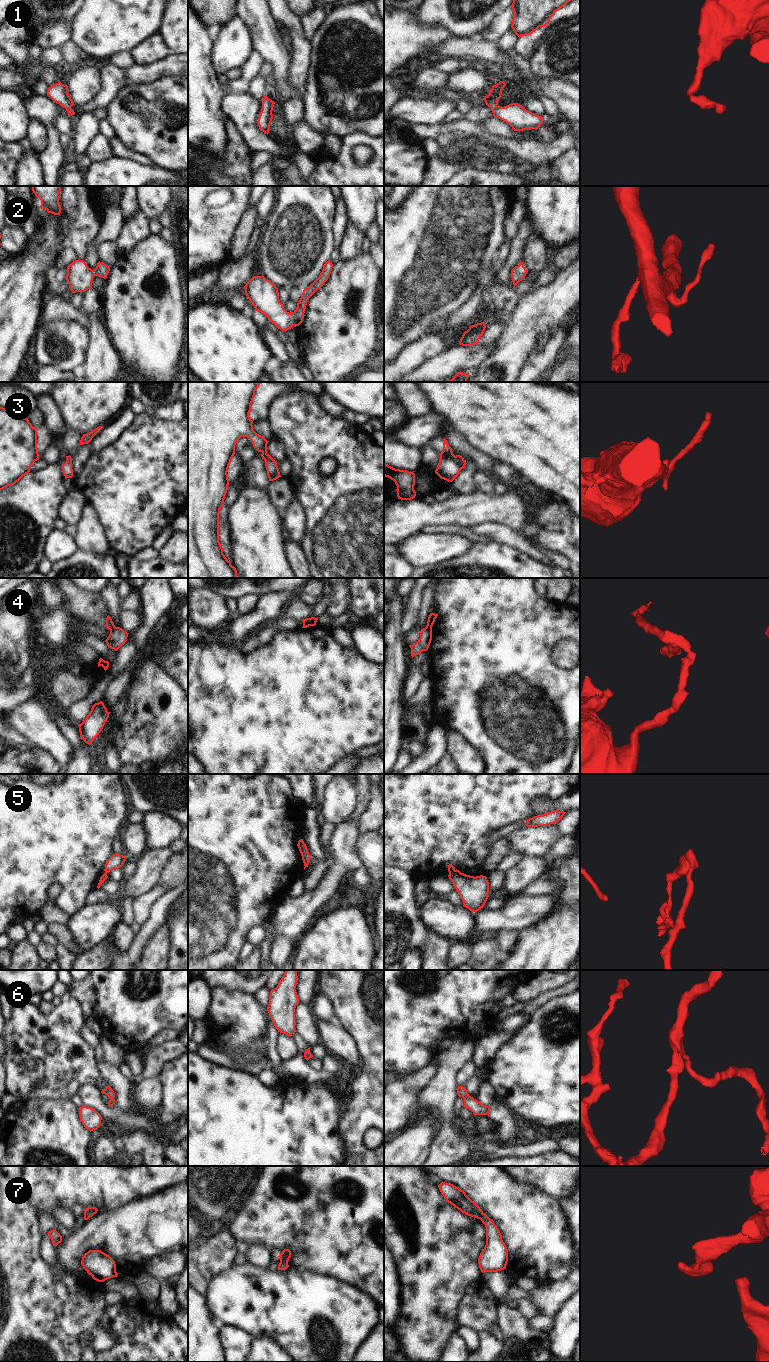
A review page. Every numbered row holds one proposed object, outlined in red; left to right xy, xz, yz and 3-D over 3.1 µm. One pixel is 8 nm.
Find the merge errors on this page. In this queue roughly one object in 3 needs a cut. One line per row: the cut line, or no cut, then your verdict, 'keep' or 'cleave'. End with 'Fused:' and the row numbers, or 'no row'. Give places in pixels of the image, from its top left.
1: cut none; keep
2: cut none; keep
3: cut yz (454, 456), (454, 460), (460, 469); cleave
4: cut yz (426, 626), (431, 628); cleave
5: cut yz (454, 869), (449, 874); cleave
6: cut none; keep
7: cut none; keep
Fused: 3, 4, 5

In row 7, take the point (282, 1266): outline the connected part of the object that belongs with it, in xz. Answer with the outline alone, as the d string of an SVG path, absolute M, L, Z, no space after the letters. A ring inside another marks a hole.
M284 1249L278 1257L280 1259L278 1270L286 1270L289 1267L288 1261L291 1257L291 1251L289 1249Z

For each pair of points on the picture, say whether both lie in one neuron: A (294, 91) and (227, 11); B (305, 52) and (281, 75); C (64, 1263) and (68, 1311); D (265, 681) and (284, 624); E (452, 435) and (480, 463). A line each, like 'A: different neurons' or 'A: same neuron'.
A: different neurons
B: different neurons
C: different neurons
D: different neurons
E: same neuron

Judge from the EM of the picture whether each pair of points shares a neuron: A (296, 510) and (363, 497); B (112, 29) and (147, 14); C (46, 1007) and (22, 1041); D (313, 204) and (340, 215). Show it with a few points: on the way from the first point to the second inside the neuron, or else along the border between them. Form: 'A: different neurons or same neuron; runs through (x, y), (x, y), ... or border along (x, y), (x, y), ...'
A: different neurons; border along (296, 498), (304, 512), (304, 532)
B: same neuron; runs through (121, 20), (127, 14), (138, 14)
C: different neurons; border along (53, 1007), (47, 1014), (40, 1014), (35, 1011)
D: different neurons; border along (335, 201), (332, 236)

